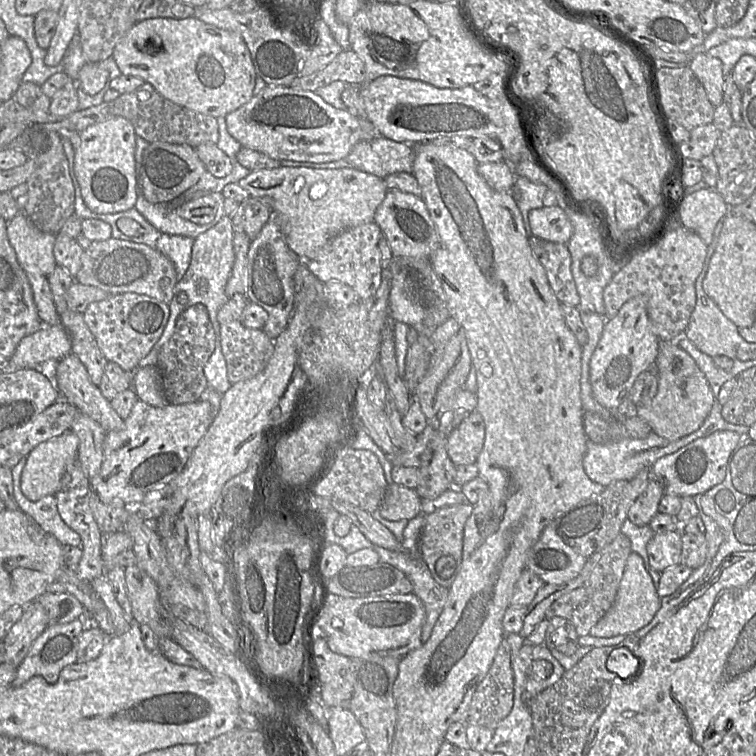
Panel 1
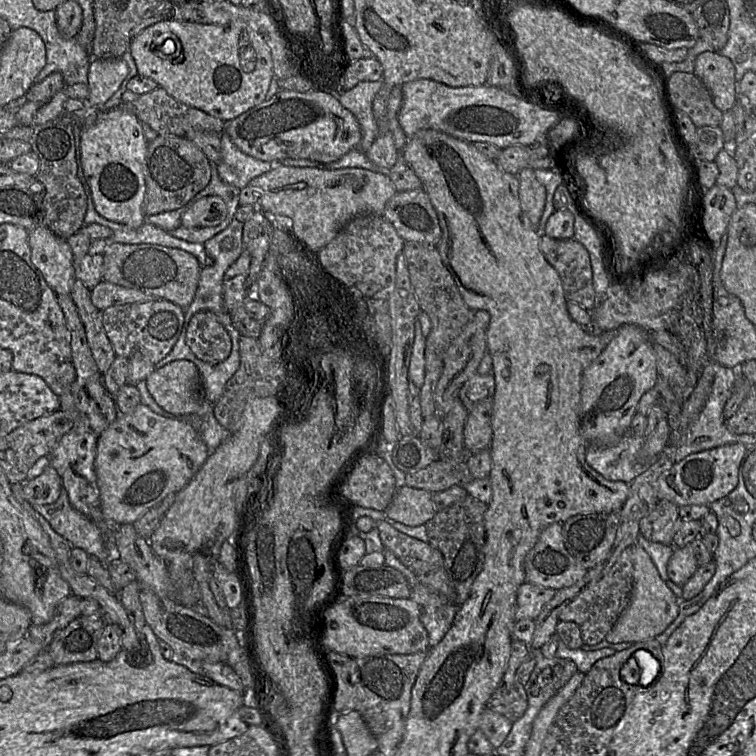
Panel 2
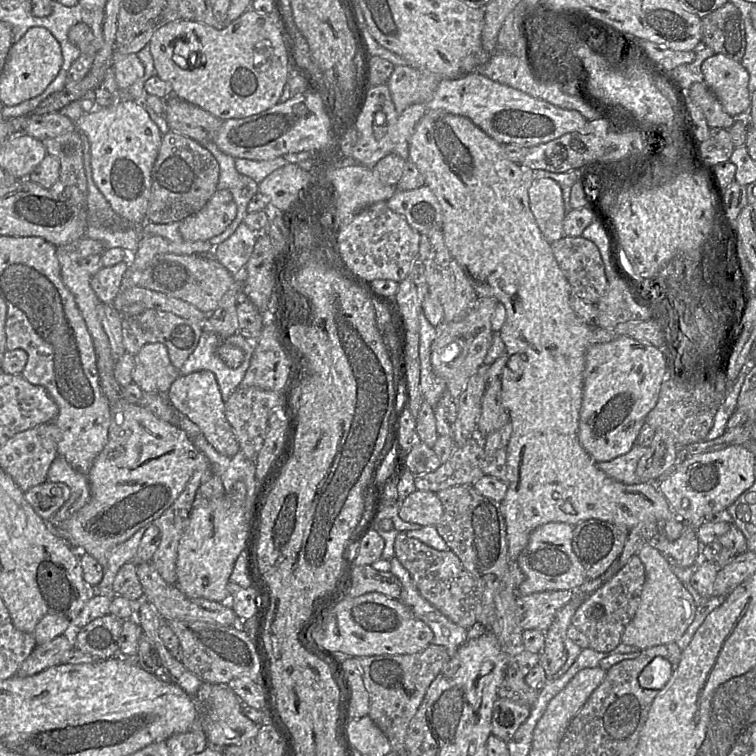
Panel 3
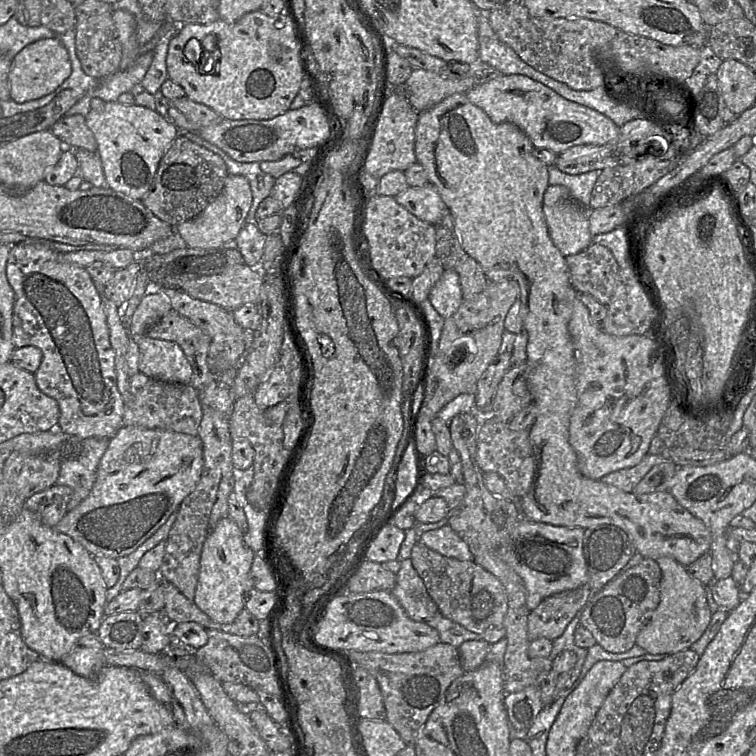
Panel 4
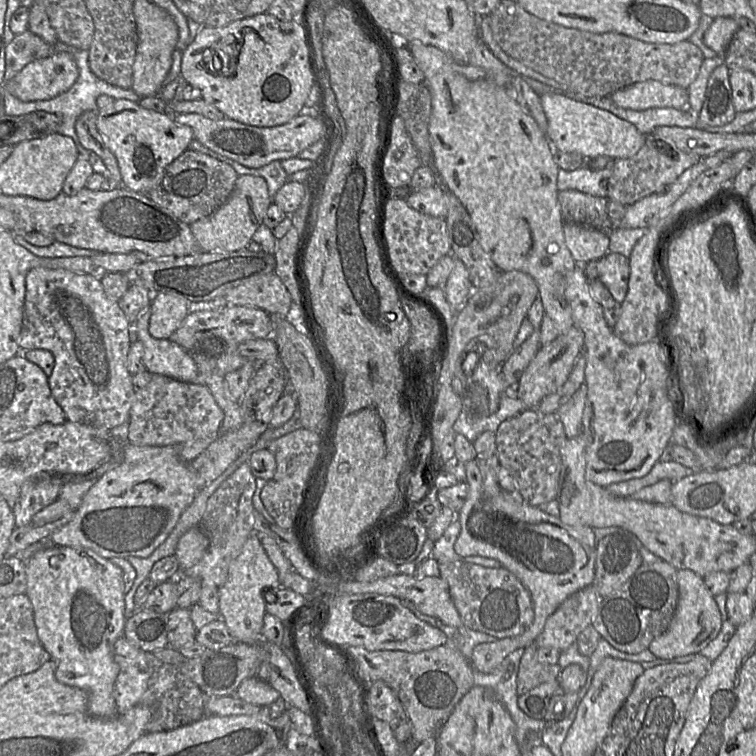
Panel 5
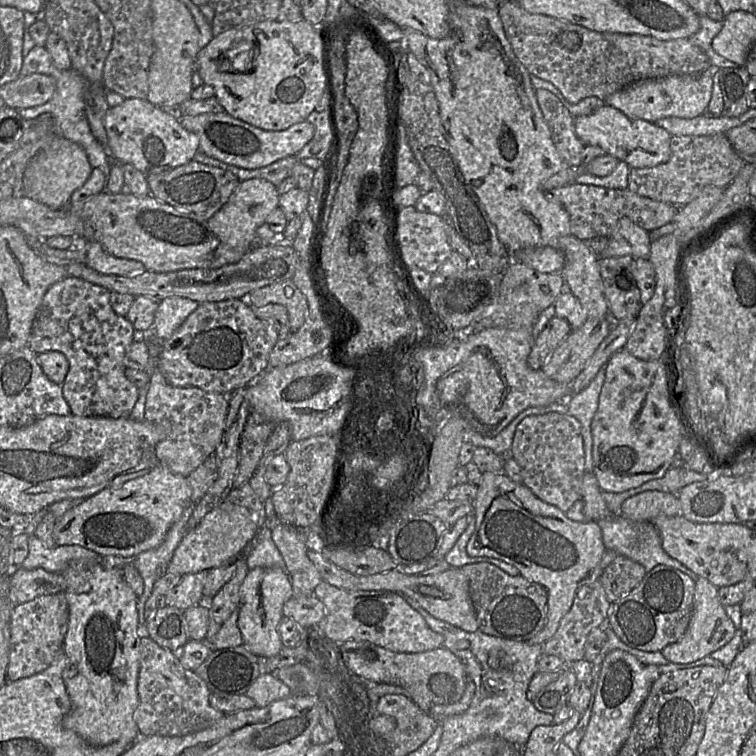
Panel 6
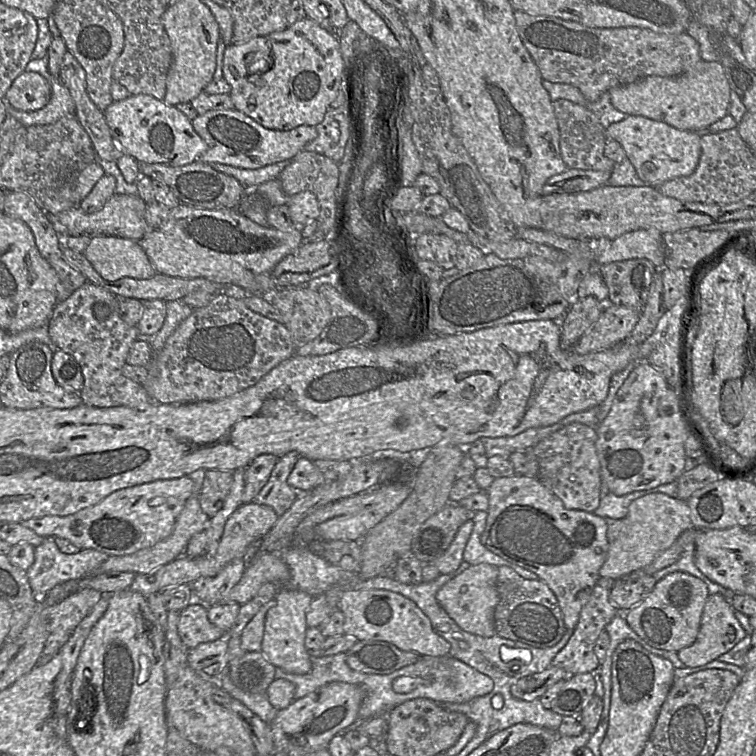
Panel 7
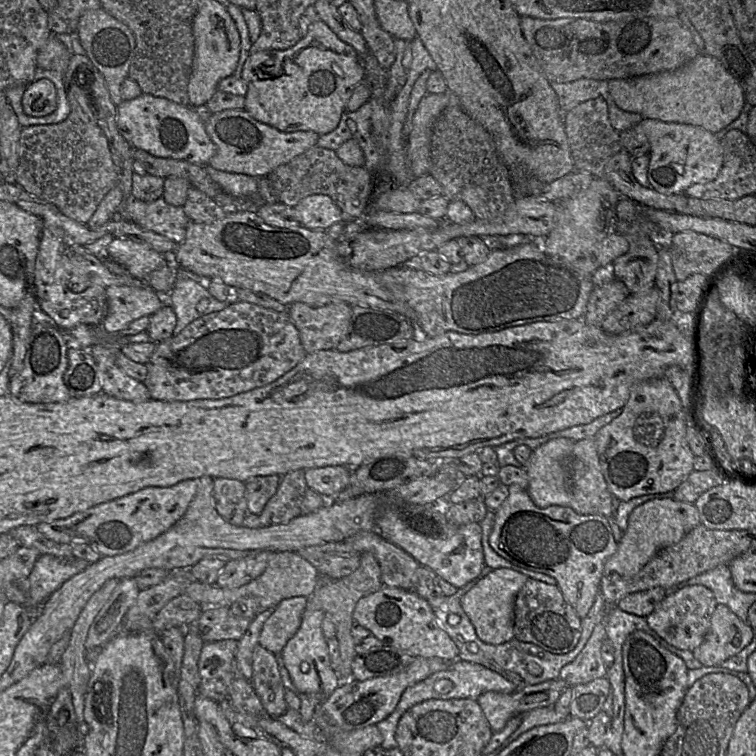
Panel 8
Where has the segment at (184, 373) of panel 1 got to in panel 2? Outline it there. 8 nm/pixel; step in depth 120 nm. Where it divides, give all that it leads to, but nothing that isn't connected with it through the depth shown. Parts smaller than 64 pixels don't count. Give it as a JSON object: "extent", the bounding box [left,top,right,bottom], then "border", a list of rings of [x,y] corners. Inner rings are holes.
{"extent":[184,311,232,364],"border":[[[199,311],[184,327],[185,342],[201,361],[217,364],[232,350],[232,340],[214,313]]]}

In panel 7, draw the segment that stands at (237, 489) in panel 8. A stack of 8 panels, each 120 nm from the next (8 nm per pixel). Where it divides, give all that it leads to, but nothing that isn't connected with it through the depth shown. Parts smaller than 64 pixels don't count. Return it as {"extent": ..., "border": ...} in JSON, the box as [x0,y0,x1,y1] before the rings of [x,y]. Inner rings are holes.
{"extent":[199,470,233,518],"border":[[[206,470],[199,493],[201,509],[210,518],[224,506],[224,501],[233,484],[233,474],[228,471]]]}

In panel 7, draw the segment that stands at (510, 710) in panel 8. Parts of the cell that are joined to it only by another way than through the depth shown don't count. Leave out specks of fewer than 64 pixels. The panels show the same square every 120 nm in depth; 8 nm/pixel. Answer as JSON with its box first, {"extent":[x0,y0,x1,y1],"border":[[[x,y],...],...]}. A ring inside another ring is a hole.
{"extent":[511,665,569,701],"border":[[[551,665],[542,672],[518,680],[511,692],[515,698],[524,701],[539,700],[550,687],[561,680],[568,680],[569,676],[564,669]]]}

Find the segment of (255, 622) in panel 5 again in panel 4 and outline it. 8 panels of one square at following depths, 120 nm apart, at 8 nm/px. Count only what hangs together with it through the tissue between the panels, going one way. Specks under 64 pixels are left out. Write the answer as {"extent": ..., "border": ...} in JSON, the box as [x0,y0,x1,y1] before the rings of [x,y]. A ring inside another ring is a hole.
{"extent":[195,516,268,623],"border":[[[229,516],[220,519],[203,544],[195,605],[217,623],[233,622],[245,608],[246,593],[253,588],[250,570],[256,554],[268,560],[263,548],[256,553],[246,544],[243,530]]]}

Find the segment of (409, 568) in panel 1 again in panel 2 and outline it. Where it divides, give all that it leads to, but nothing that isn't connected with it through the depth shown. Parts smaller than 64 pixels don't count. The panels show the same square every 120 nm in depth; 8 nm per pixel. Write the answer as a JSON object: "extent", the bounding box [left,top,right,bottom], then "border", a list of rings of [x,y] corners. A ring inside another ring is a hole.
{"extent":[382,549,458,647],"border":[[[383,549],[382,553],[384,564],[399,570],[406,577],[411,590],[410,598],[419,606],[420,620],[428,633],[429,647],[437,645],[450,629],[458,607],[423,585],[391,550]]]}

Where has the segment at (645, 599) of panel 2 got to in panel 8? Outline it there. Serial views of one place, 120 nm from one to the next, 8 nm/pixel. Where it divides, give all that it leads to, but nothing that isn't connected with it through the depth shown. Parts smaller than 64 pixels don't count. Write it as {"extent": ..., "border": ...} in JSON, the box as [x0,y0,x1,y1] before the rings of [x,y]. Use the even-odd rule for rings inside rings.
{"extent":[692,604,755,667],"border":[[[718,604],[704,641],[692,652],[703,667],[719,666],[725,660],[740,653],[754,638],[755,631],[747,622],[742,621],[726,605]]]}

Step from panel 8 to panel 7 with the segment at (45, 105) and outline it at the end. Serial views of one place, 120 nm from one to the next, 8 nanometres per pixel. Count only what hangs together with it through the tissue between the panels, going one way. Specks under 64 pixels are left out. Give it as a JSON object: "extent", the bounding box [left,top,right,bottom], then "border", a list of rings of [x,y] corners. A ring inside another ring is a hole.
{"extent":[3,71,50,112],"border":[[[25,71],[13,81],[3,100],[17,110],[32,112],[43,108],[50,97],[49,82],[38,73]]]}

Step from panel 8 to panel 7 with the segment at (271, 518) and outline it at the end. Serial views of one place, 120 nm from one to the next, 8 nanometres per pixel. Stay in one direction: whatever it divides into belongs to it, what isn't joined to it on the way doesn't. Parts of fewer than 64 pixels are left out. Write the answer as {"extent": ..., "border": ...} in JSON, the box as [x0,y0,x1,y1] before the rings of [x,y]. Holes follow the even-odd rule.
{"extent":[254,452,303,517],"border":[[[289,452],[286,455],[284,455],[284,457],[277,460],[277,462],[276,462],[276,464],[275,464],[275,466],[274,466],[274,468],[271,472],[269,480],[267,481],[265,486],[261,489],[259,494],[255,497],[255,499],[254,499],[255,503],[258,503],[260,505],[269,506],[270,508],[272,508],[274,510],[274,512],[276,513],[276,515],[278,517],[283,515],[293,505],[293,503],[299,497],[299,492],[298,491],[303,491],[303,490],[296,490],[296,489],[292,488],[288,484],[288,477],[289,477],[291,471],[293,470],[295,464],[297,463],[299,457],[300,457],[300,455],[297,452]]]}

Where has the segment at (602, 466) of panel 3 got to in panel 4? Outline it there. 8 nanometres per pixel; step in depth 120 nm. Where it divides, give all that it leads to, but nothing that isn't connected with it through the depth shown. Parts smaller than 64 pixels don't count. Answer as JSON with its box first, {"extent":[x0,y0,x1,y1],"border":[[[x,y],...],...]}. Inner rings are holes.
{"extent":[601,453,667,492],"border":[[[647,453],[635,466],[620,469],[604,476],[601,480],[613,485],[625,492],[634,492],[636,485],[657,464],[664,462],[667,458],[662,455]]]}

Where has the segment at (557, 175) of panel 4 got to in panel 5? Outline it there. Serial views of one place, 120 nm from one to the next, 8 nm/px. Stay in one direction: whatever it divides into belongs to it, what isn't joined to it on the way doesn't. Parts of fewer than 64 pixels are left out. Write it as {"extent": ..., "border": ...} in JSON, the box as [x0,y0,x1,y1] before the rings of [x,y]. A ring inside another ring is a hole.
{"extent":[557,165,611,197],"border":[[[588,165],[573,171],[560,169],[557,188],[559,191],[577,190],[596,197],[606,197],[611,175],[611,165],[601,170],[593,170]]]}

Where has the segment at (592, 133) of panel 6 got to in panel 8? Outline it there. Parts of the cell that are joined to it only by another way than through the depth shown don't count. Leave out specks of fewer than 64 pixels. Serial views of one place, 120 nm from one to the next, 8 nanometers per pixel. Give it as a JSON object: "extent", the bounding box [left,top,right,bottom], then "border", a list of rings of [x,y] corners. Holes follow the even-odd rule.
{"extent":[632,118,723,195],"border":[[[644,118],[632,128],[646,135],[649,142],[648,181],[664,195],[684,194],[693,184],[714,180],[723,164],[720,137],[701,127]]]}

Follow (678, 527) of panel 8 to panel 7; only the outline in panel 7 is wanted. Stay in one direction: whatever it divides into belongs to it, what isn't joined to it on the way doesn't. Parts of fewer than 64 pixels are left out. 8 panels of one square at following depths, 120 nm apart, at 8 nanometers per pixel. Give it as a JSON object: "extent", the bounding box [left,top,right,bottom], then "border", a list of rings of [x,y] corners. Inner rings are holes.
{"extent":[599,493,693,579],"border":[[[650,493],[632,501],[624,518],[624,527],[610,543],[599,576],[619,579],[649,566],[663,551],[672,546],[685,530],[693,527],[690,514],[691,510],[686,501],[663,493]]]}

